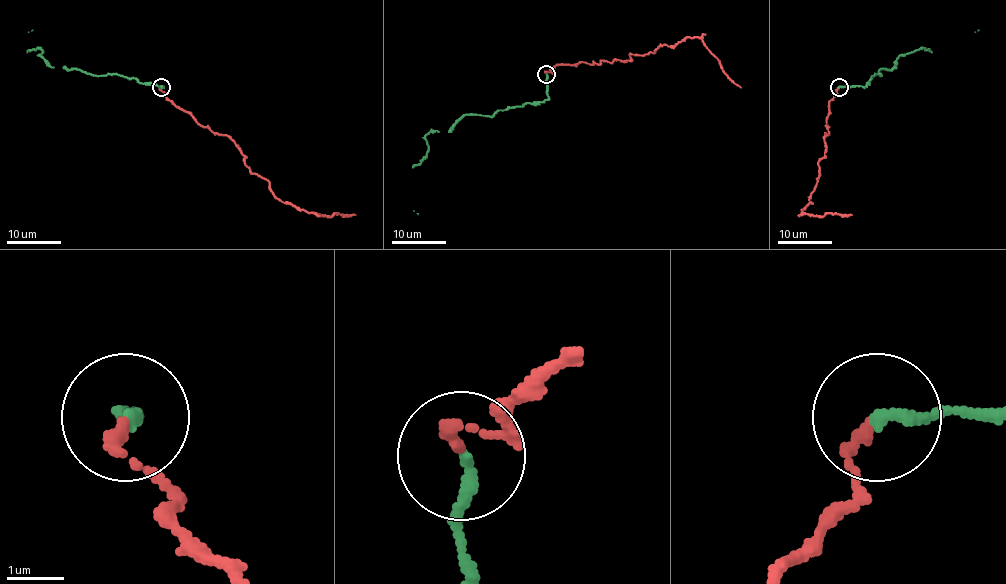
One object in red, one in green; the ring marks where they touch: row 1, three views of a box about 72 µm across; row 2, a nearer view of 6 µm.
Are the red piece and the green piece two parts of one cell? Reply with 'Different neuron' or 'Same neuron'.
Same neuron

